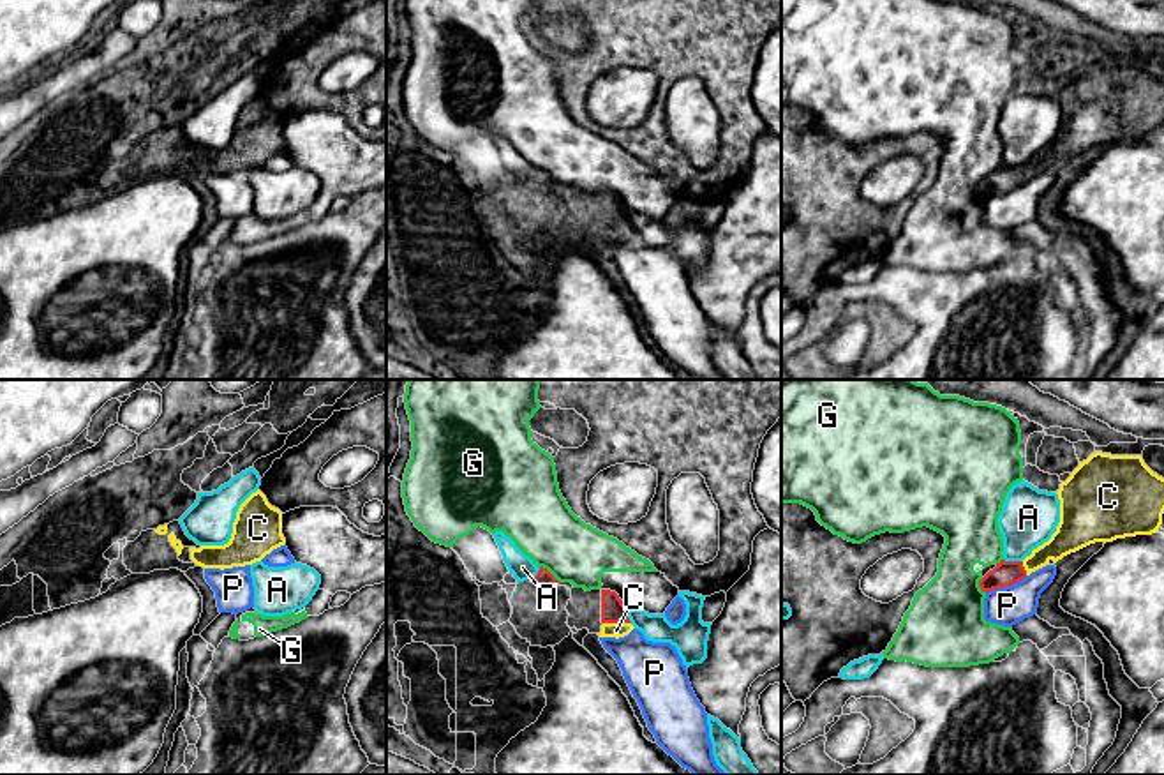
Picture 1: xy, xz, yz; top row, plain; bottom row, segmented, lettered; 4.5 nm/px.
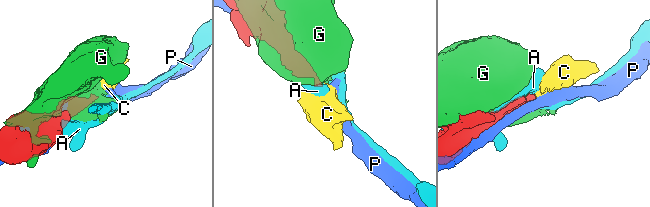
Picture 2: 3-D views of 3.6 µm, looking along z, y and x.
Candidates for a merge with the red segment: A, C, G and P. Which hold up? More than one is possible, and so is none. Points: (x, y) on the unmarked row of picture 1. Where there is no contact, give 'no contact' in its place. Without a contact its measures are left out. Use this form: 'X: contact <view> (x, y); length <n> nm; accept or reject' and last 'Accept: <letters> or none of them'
A: contact yz (1013, 166); length 90 nm; reject
C: contact xz (618, 226); length 130 nm; accept
G: contact xz (549, 177); length 120 nm; reject
P: contact yz (1006, 189); length 200 nm; reject
Accept: C

